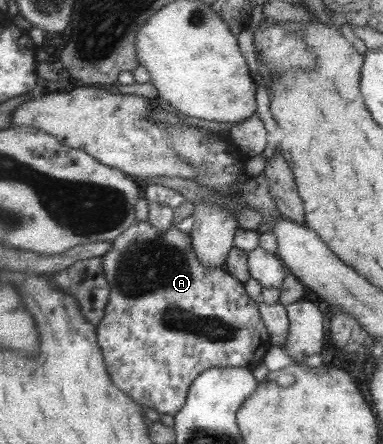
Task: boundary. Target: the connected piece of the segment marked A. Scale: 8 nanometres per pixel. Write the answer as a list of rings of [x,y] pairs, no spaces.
[[[139,221],[127,230],[119,234],[114,241],[114,248],[103,257],[104,268],[107,279],[111,284],[111,297],[106,307],[105,315],[98,326],[98,342],[100,343],[104,354],[106,355],[106,364],[114,384],[120,387],[135,403],[143,404],[143,407],[153,408],[158,414],[174,416],[182,409],[186,401],[186,395],[189,393],[190,383],[198,377],[202,371],[210,367],[248,367],[248,370],[254,369],[255,365],[261,361],[269,347],[269,336],[266,327],[263,327],[264,320],[260,316],[257,300],[247,297],[243,284],[235,279],[229,272],[221,268],[212,268],[204,266],[198,262],[194,254],[193,247],[187,245],[187,233],[177,230],[175,227],[167,231],[156,231],[153,226],[147,224],[147,221]]]

